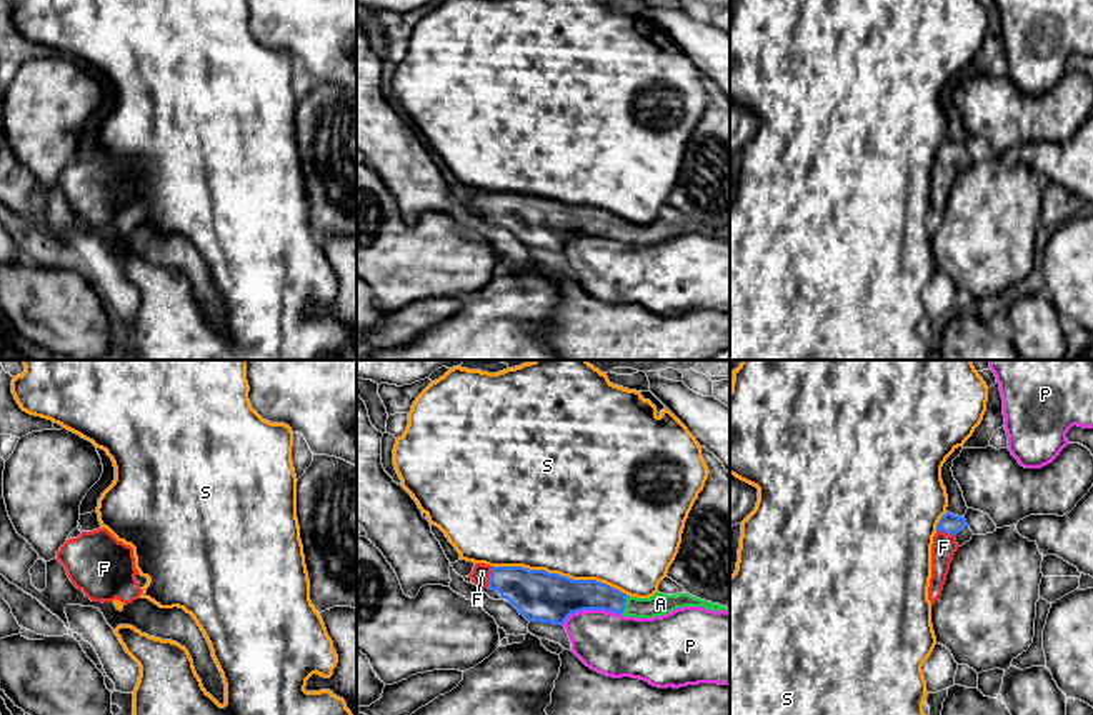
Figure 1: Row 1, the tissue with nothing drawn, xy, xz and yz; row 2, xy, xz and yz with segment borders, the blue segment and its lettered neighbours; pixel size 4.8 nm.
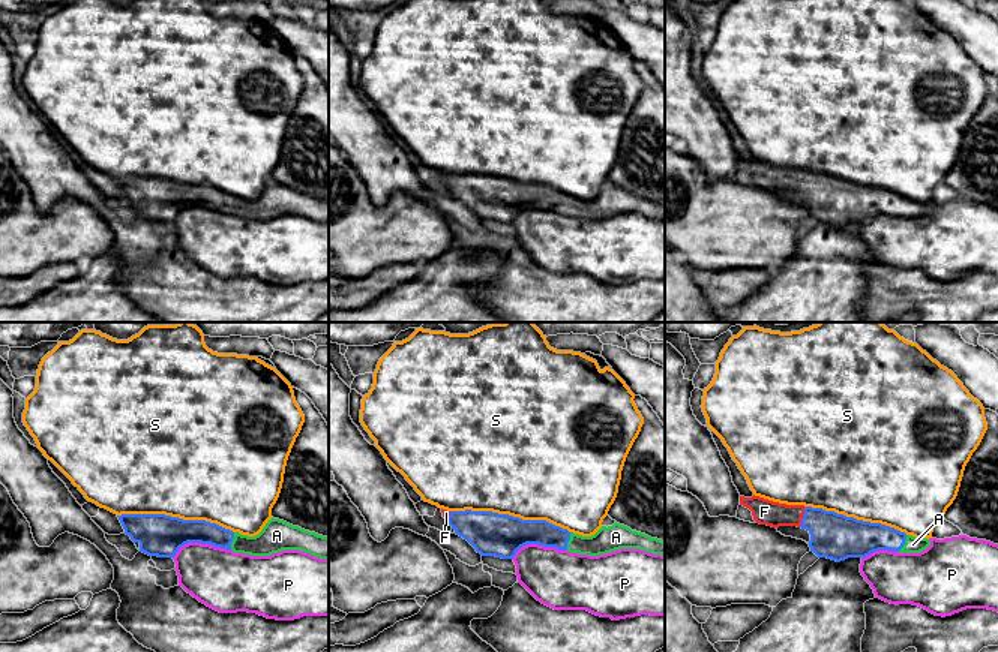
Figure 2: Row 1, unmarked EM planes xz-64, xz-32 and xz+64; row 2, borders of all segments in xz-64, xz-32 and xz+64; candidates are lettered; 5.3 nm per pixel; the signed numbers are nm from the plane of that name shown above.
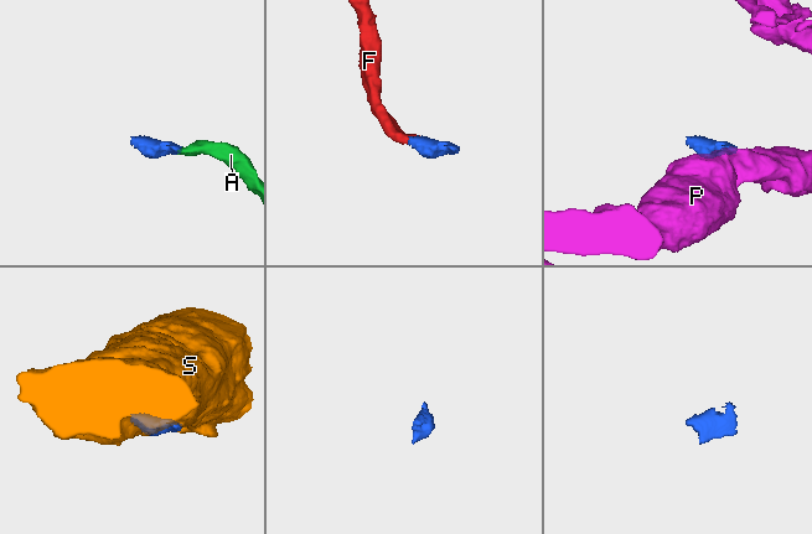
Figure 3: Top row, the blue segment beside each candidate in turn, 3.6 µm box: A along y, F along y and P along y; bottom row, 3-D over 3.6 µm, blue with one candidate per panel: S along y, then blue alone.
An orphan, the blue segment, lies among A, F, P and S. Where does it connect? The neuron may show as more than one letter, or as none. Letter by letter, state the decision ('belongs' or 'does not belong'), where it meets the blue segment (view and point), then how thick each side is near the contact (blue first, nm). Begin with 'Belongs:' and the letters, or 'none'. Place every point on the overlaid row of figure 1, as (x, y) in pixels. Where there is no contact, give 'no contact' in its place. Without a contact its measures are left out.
Belongs: A, F
A: belongs; contact xz (623, 605); calibres 160 and 110 nm
F: belongs; contact xz (490, 577); calibres 240 and 90 nm
P: does not belong; contact xz (590, 609); calibres 240 and 300 nm
S: does not belong; contact xz (560, 575); calibres 240 and 500 nm

